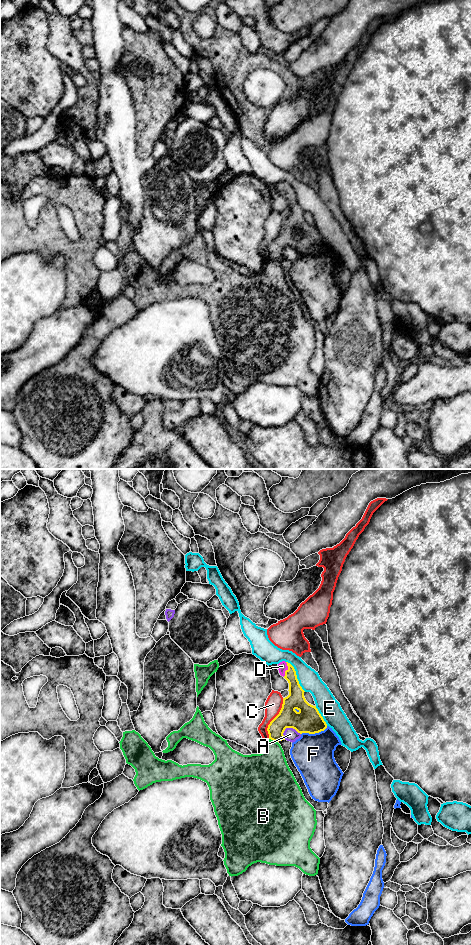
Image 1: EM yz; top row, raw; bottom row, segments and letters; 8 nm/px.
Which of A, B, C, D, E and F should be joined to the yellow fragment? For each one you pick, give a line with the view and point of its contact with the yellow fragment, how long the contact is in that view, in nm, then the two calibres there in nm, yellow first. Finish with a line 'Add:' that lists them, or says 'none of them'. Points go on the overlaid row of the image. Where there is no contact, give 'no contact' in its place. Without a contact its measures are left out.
D: contact yz (288, 669); length 120 nm; calibres 140 and 80 nm
Add: D

